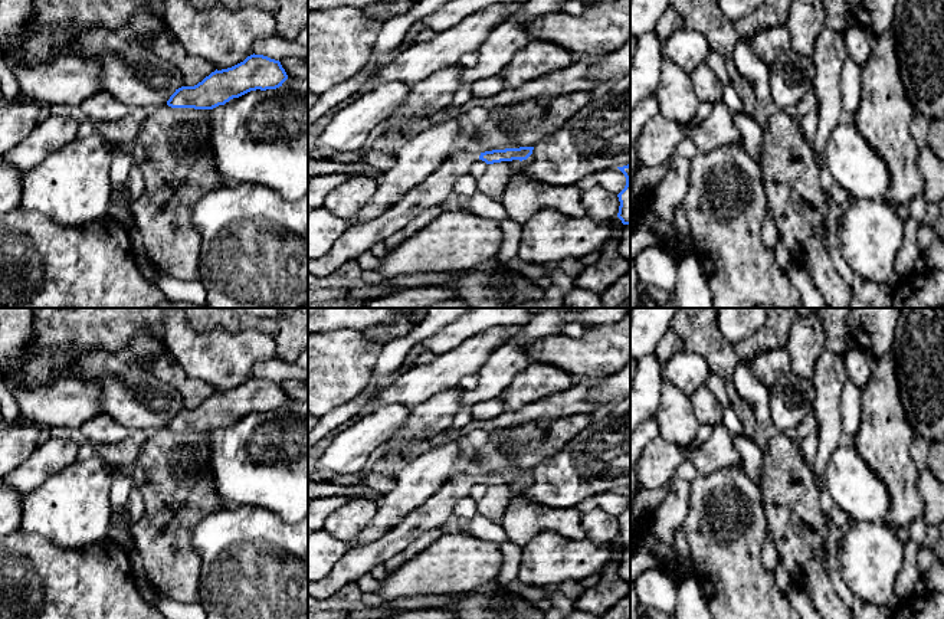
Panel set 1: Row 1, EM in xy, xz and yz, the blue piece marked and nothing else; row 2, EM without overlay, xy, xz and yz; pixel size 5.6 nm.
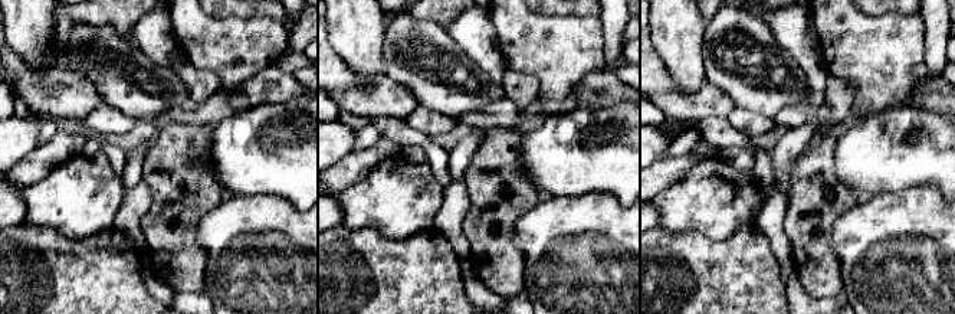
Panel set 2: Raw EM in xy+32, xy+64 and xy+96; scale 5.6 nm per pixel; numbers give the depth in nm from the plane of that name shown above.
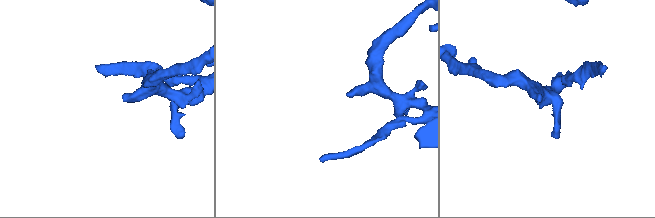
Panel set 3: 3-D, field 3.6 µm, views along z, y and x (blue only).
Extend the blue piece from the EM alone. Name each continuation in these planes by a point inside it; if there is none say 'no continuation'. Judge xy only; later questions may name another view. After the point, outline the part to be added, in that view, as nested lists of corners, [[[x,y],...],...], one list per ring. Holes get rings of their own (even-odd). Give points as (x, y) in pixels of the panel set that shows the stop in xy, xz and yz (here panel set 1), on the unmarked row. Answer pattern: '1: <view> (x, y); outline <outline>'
no continuation

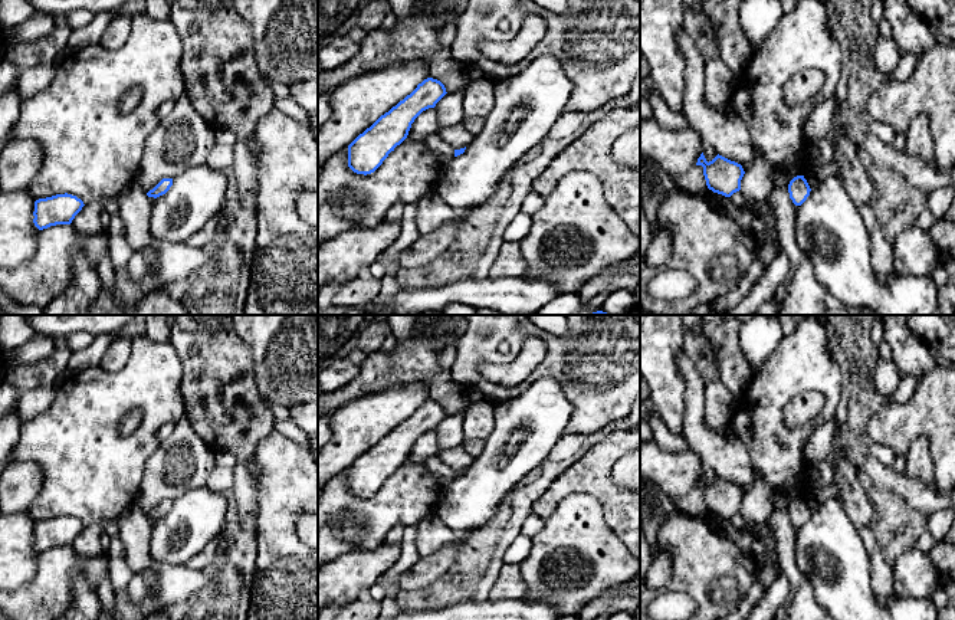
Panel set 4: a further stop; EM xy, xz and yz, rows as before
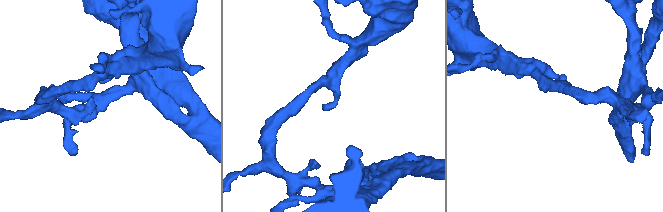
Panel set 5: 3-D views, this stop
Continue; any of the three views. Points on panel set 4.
no continuation

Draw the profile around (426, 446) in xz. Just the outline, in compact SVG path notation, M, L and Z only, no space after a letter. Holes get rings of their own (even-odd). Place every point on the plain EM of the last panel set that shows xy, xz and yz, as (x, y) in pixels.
M429 430L414 442L407 460L426 462L436 455L439 455L437 436L434 430Z

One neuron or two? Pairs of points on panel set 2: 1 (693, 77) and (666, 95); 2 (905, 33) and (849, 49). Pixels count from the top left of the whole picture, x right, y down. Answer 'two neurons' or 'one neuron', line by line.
1: two neurons
2: one neuron

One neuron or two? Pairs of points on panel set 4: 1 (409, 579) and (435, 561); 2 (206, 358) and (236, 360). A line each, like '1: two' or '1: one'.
1: one
2: one

